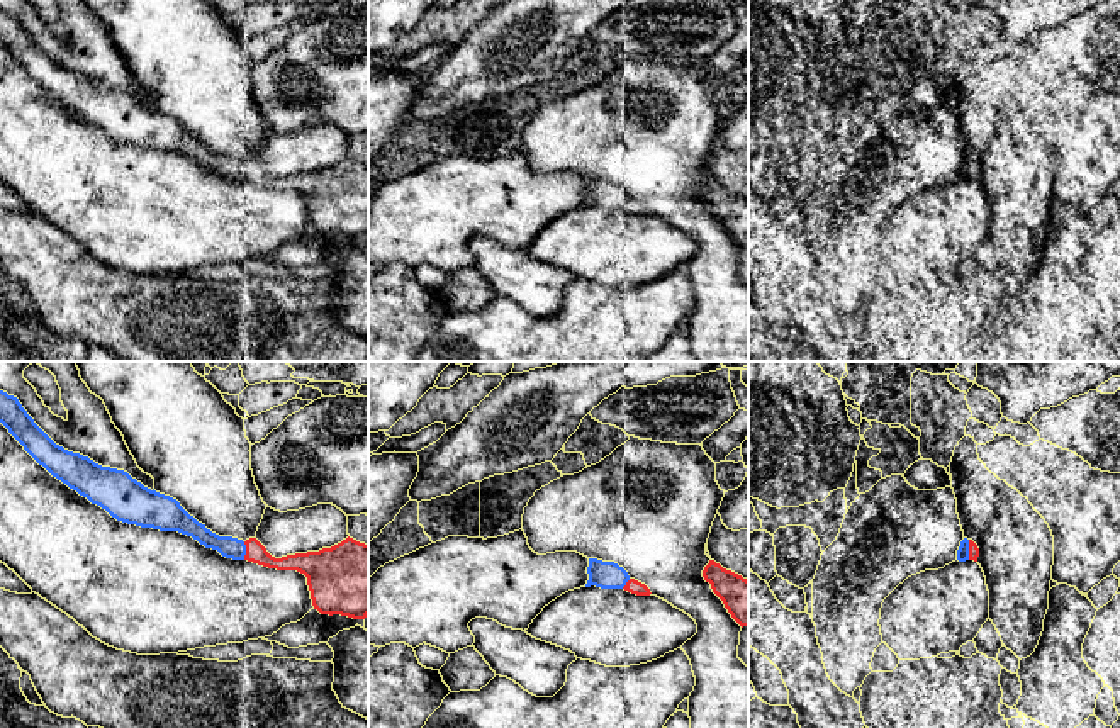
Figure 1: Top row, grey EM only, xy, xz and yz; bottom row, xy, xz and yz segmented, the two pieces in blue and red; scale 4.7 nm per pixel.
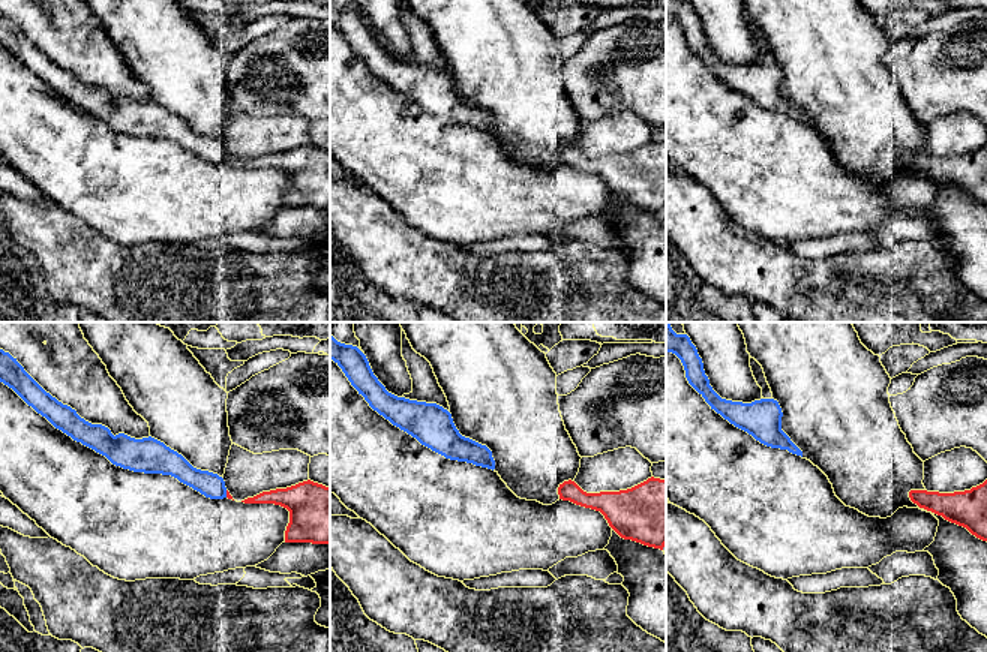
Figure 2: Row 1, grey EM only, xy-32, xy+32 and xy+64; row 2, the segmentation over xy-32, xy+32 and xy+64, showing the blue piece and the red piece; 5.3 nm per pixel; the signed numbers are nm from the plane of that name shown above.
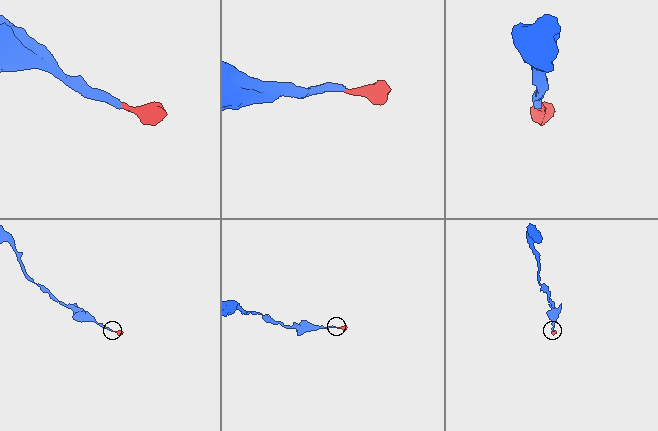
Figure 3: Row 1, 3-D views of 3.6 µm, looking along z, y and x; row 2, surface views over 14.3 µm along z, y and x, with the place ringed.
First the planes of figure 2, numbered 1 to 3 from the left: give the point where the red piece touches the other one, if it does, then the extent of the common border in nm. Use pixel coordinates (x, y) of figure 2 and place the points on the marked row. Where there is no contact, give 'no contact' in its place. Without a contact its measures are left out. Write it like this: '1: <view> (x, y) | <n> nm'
1: xy-32 (225, 493) | 40 nm
2: no contact
3: no contact

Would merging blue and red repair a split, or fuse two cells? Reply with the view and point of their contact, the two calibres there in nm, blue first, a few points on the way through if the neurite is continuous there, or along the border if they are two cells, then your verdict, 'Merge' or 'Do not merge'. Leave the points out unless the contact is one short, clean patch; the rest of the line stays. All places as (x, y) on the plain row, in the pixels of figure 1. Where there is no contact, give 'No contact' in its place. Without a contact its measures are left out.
Touches blue at yz (968, 170). Thickness 60 nm (blue) against 50 nm. Merge

